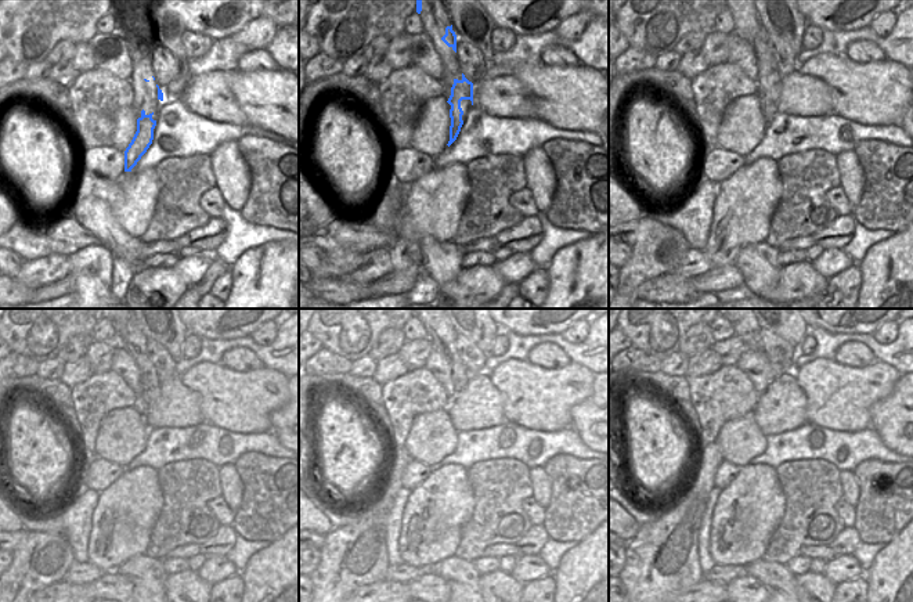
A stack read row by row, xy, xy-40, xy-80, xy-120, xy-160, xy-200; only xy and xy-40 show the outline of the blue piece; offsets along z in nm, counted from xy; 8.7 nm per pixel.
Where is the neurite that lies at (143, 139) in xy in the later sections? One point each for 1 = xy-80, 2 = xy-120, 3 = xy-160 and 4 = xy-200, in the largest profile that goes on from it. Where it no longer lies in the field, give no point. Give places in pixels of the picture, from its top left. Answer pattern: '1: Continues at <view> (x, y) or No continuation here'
1: Continues at xy-80 (771, 87)
2: Continues at xy-120 (148, 377)
3: Continues at xy-160 (459, 372)
4: Continues at xy-200 (755, 336).

